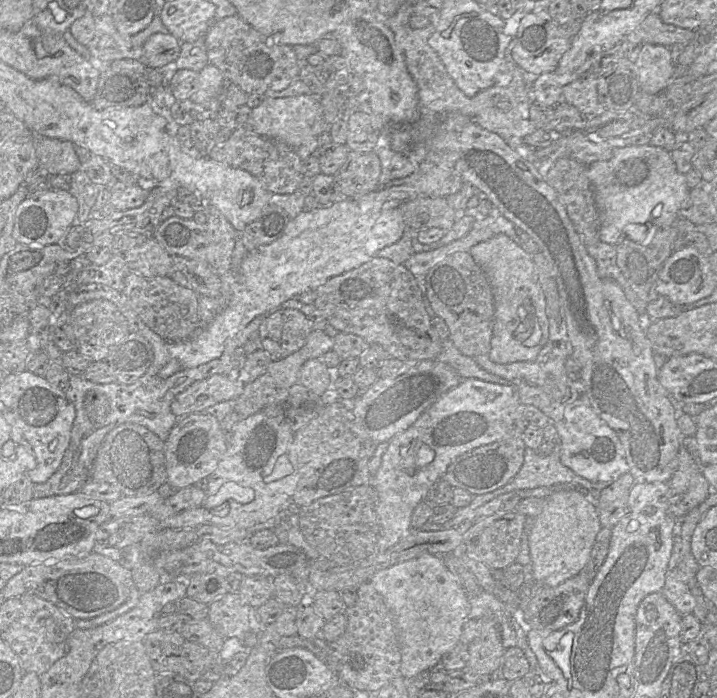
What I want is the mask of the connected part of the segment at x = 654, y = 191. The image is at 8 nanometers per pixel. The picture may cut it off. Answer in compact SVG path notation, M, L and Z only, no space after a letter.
M650 144L620 148L609 160L597 161L591 165L584 165L570 158L560 158L546 172L546 182L557 193L587 247L598 241L614 246L622 240L631 240L642 243L641 245L650 243L660 228L676 225L679 211L691 190L686 175L677 170L671 153Z

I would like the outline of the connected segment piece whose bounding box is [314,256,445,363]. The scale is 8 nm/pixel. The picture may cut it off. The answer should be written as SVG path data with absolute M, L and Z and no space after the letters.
M373 257L370 261L344 274L330 278L316 289L315 307L339 332L362 337L369 345L378 344L394 358L405 362L418 362L436 359L442 349L443 341L431 323L422 298L421 289L414 275L403 264Z

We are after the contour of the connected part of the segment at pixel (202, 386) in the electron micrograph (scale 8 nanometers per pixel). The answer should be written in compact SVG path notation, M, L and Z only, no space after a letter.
M124 297L124 304L118 305L119 310L124 315L128 322L129 333L136 333L144 337L150 344L153 350L153 361L146 372L131 384L109 383L97 384L82 376L70 375L69 386L66 391L66 397L73 403L76 411L75 420L71 431L71 439L68 448L64 452L62 462L59 468L43 483L36 483L33 487L34 498L44 498L54 495L63 495L74 493L82 487L82 485L90 478L90 469L96 457L97 451L106 436L106 434L115 426L122 423L135 423L145 426L150 431L159 436L165 441L171 429L177 424L180 418L184 418L193 413L206 412L222 421L230 412L234 411L236 406L236 398L244 391L245 384L239 379L232 380L227 373L233 369L233 353L236 350L243 348L232 345L232 341L228 342L223 354L208 363L194 367L182 368L178 372L163 379L159 376L161 368L171 359L179 359L182 363L188 364L189 354L192 353L191 342L182 344L174 344L161 338L157 333L152 331L128 305Z

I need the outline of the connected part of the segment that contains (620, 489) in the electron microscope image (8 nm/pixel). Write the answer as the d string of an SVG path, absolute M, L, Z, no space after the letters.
M624 473L602 490L598 498L598 515L602 527L614 527L629 513L628 499L635 482L632 474Z

